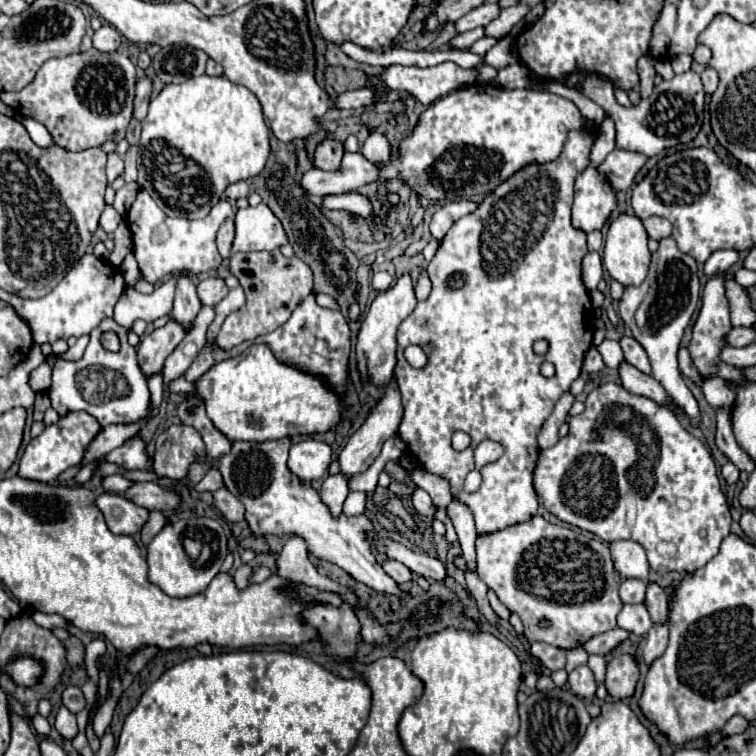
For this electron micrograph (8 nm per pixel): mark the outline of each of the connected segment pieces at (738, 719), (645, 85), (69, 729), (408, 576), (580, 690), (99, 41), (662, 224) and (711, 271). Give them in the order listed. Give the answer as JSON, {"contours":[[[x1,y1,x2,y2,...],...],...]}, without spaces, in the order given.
{"contours":[[[734,715,734,717,724,725,722,735,724,735,724,737,730,737,730,735,736,735,736,733,744,733,748,725,750,725,750,723,748,723,742,715]],[[642,55,638,59,638,73,640,73,640,83,642,83,642,89,640,89,640,95,642,99,646,99,654,87,654,59,650,55]],[[64,705,58,709,56,715,56,723,54,723,56,731,64,737,64,739,74,739,78,733,78,725,76,725,76,715,72,711,68,711]],[[386,561,386,563,382,563,382,567,384,567,384,571,386,571,396,583,400,583,400,585,412,581,412,571,410,571,406,565,398,563,398,561]],[[588,665,576,667,576,669,568,675,568,683,570,683,570,689,572,689,576,695,580,695,580,697,594,697,596,681,594,681,594,673,590,671]],[[102,25,96,33,94,33,94,37,92,37,92,41,94,41,94,47,98,49,98,51,104,51,104,53,110,53,110,51,114,51,114,49,118,49,118,45,120,45,120,33,112,27,112,25]],[[648,217,642,221,646,231,648,231,648,237,650,239,664,239,664,237,670,237,672,235,672,223,668,223,666,219,660,219,660,217]],[[722,249,722,251,714,251,710,255,710,259,706,261,704,265,704,273,706,275,720,275,720,273,726,273,736,261,738,261,738,253,734,249]]]}

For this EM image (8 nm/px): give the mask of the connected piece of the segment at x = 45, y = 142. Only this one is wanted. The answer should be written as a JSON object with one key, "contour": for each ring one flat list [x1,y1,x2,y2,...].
{"contour":[[17,116,17,119,24,125,26,131,28,131,28,135,32,137,32,141,34,141,38,147,50,149,50,147,56,145,54,139,52,139,52,135,48,133,48,129,46,129,42,123,38,123,38,121,34,121,32,118,23,116]]}

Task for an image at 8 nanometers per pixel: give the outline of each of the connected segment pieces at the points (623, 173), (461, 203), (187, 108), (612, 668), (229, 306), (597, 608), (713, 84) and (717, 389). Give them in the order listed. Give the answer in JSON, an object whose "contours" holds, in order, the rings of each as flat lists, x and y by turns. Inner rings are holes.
{"contours":[[[616,147,604,159,604,163,600,163,600,171,610,179,616,191,626,191,634,183,634,177,638,175,638,171,644,167,646,161,648,161,646,155]],[[456,199,456,201,450,201,450,203,442,205,434,213,434,217,430,221,430,233,432,233,432,237,440,241,448,233,448,229,452,227,454,221,458,221,460,217,472,213,476,207,478,205,474,201,466,201,466,199]],[[200,75,180,85,166,85,160,95,150,101,138,147,138,185,152,195,166,215,202,219,220,201,230,183,256,177,264,169,270,155,270,129,258,99,246,87,226,77]],[[622,653,622,655,616,655,608,663,604,685,612,699,622,701,622,699,630,699,634,695,638,679,640,679,638,661,632,655]],[[236,287,236,289,230,289,230,291,228,291,228,295,216,305,216,319,214,319,212,325,208,327,208,341,214,341,214,337,218,335,226,317,242,307,245,302,246,296,244,291,242,291,242,287]],[[534,515,532,519,528,519,528,521,524,521,524,523,516,523,516,525,512,525,512,527,506,527,506,529,502,529,502,531,478,535,478,539,476,539,476,573,478,573,480,579,488,585,488,589,492,589,492,591,498,595,498,599,500,599,512,613,516,613,516,615,520,617,520,621,522,621,522,625,524,625,524,635,528,637,528,641,544,641,544,643,548,643,548,645,562,647,562,649,580,647,580,645,584,645,590,637,614,629,614,627,616,627,616,615,618,615,620,609,622,609,622,601,620,601,620,597,618,597,618,587,620,587,622,577,618,575,618,571,616,571,614,565,612,565,608,547,606,547,602,541,598,541,598,539,592,539,592,537,588,537,588,535,584,535,584,533,578,533,578,531,572,531,572,529,568,529,568,527,564,527,564,525,552,525,552,523,548,523,542,515],[540,619,550,621,550,625,548,625,546,629,542,629,542,627,540,627]],[[706,67,702,71,702,85,704,85,704,91,708,95,712,95,718,89,718,73,712,67]],[[706,379,702,391,708,405,714,409,728,409,734,403,734,391,722,379]]]}

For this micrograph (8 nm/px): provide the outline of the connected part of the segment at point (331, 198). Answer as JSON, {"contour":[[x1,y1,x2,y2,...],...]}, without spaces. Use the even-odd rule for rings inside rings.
{"contour":[[342,193,342,195,326,195,322,197,322,209,344,209,358,213,360,217,368,217,372,213,372,199,362,193]]}

